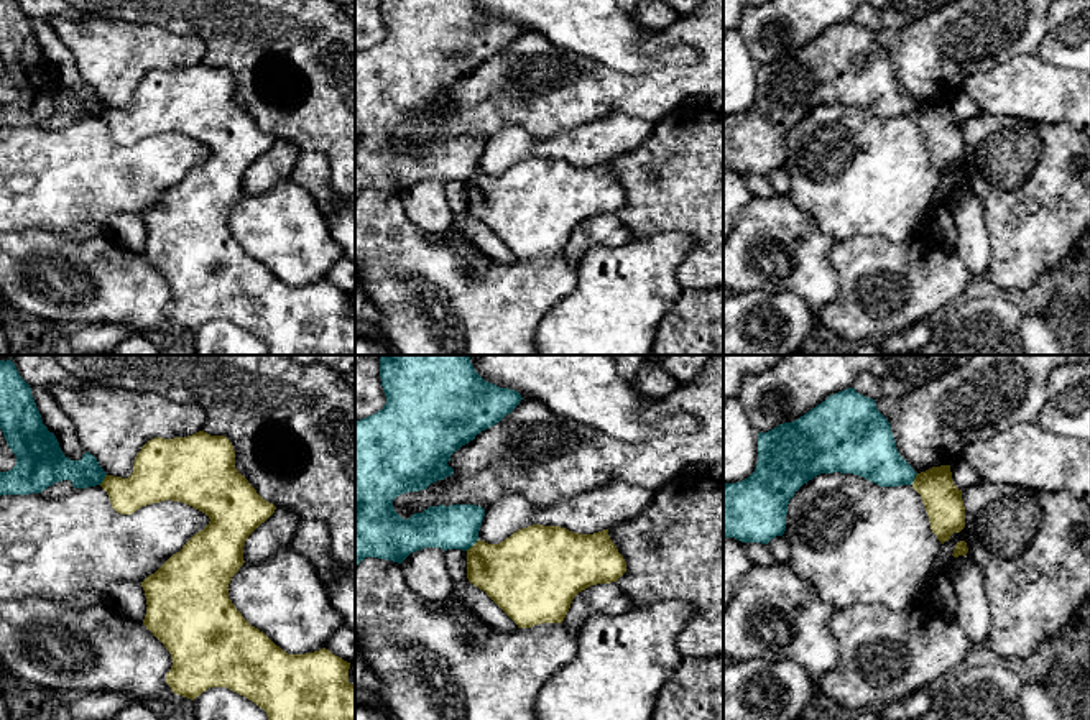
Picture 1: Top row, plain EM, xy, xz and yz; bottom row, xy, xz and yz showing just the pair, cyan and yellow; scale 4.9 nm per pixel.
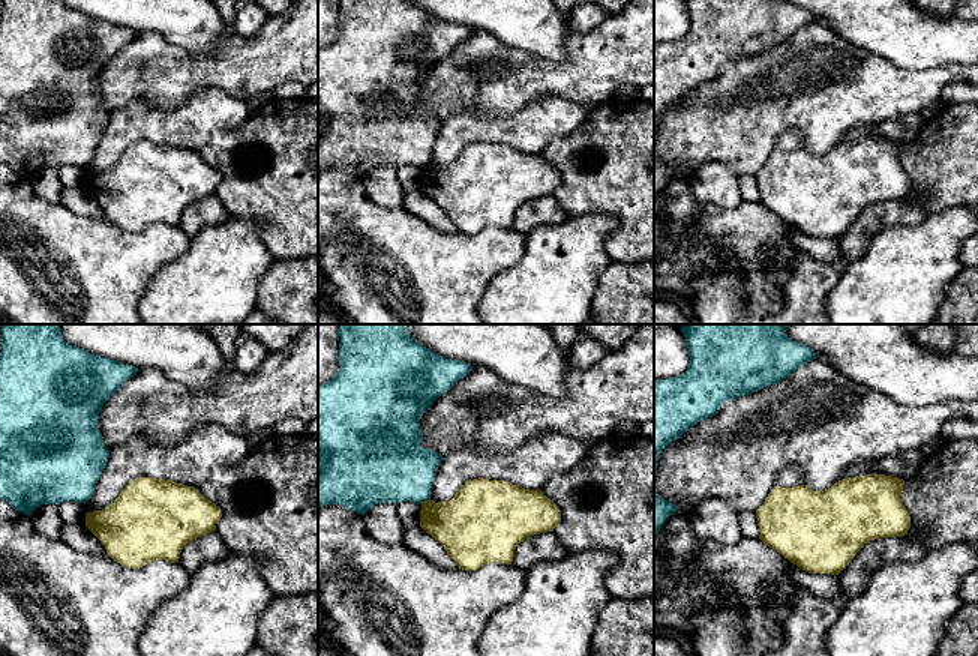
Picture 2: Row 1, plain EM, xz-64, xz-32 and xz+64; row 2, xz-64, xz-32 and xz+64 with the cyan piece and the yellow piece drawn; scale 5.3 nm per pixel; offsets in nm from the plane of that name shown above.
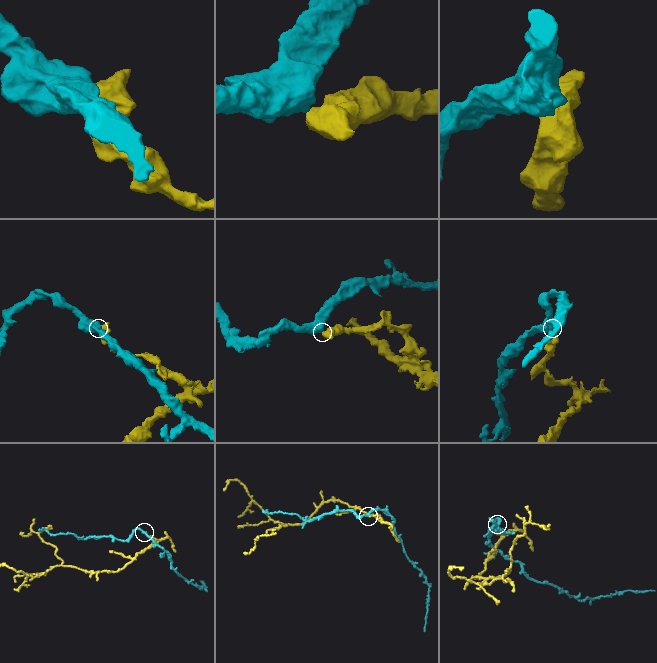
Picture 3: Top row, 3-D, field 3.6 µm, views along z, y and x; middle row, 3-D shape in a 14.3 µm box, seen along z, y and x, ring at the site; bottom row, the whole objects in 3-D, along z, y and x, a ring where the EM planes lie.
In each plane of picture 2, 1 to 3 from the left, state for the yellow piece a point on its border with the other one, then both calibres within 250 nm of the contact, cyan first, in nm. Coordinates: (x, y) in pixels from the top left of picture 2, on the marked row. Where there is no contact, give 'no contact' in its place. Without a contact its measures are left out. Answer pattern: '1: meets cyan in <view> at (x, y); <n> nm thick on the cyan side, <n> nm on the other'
1: no contact
2: meets cyan in xz-32 at (425, 500); 360 nm thick on the cyan side, 320 nm on the other
3: no contact

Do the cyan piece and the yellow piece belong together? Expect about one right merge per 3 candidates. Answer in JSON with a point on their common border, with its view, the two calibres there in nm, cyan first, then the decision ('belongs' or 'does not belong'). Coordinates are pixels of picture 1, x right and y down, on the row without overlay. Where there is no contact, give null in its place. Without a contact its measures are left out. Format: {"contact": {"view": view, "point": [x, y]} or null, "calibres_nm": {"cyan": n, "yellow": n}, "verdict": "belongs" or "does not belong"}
{"contact": {"view": "xz", "point": [472, 176]}, "calibres_nm": {"cyan": 220, "yellow": 320}, "verdict": "does not belong"}

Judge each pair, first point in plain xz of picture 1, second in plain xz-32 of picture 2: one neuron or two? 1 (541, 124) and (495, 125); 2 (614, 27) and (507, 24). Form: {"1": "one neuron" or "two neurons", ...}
{"1": "two neurons", "2": "one neuron"}

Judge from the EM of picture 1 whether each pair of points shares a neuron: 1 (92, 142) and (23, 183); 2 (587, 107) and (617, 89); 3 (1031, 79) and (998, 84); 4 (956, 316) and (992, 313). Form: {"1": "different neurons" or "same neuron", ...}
{"1": "different neurons", "2": "same neuron", "3": "same neuron", "4": "same neuron"}

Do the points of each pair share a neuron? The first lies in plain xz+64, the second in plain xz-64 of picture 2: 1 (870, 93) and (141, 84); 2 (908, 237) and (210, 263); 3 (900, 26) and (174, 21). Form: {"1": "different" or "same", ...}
{"1": "same", "2": "same", "3": "same"}

